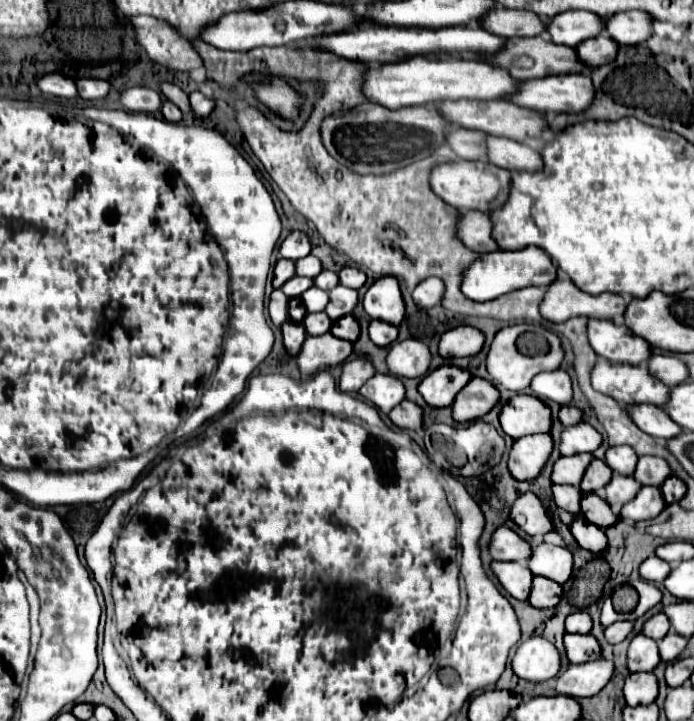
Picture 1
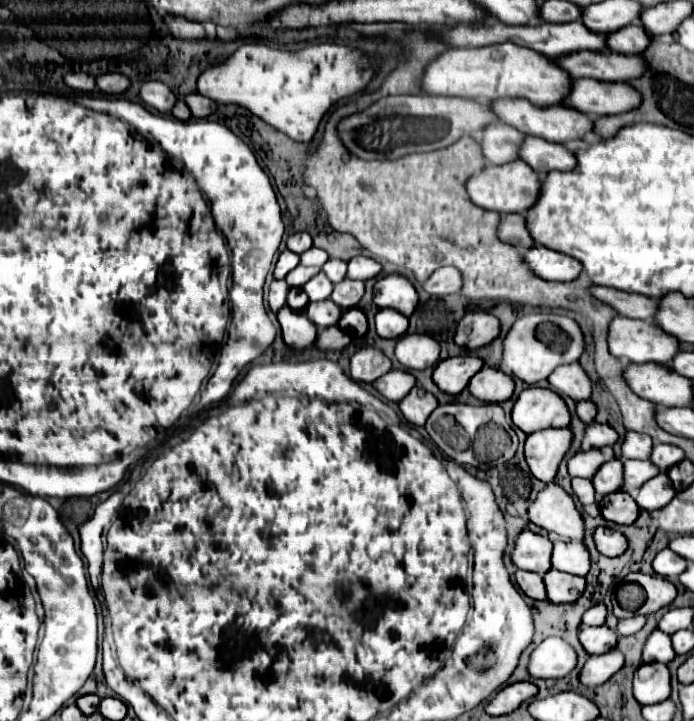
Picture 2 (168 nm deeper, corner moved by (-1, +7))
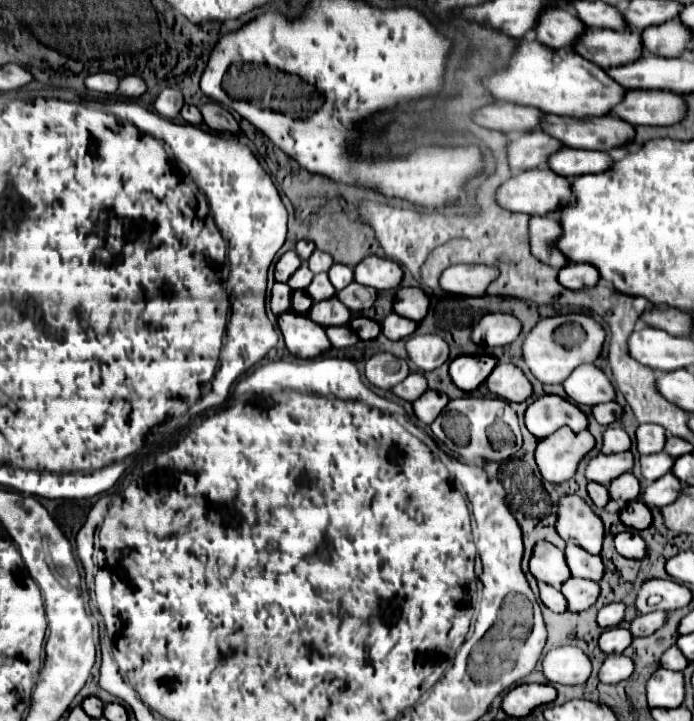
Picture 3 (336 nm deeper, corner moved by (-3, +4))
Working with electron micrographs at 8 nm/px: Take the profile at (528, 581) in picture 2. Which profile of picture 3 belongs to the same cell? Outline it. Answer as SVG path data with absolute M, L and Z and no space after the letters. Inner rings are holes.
M538 582L538 590L540 590L540 600L544 606L548 606L552 612L564 612L566 604L564 604L564 596L558 588Z

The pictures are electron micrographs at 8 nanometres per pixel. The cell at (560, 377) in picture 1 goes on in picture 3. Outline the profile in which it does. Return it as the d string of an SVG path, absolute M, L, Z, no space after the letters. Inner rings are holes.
M584 364L578 366L564 382L562 382L568 398L572 398L576 404L600 404L600 402L610 402L614 400L614 388L606 374L594 366L594 364Z

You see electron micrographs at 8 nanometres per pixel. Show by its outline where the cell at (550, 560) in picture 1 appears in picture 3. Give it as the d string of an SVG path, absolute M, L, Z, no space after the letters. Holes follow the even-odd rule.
M568 544L564 550L564 556L566 556L566 564L568 564L572 576L588 578L588 580L596 580L596 582L602 578L604 564L602 564L600 556L594 556L576 544Z

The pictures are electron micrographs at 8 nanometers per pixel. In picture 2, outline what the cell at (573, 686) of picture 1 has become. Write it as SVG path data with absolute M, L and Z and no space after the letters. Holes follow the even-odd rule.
M618 649L608 651L606 655L590 655L590 659L586 661L582 673L580 673L580 681L588 687L596 687L606 683L618 669L622 669L624 665L624 657Z

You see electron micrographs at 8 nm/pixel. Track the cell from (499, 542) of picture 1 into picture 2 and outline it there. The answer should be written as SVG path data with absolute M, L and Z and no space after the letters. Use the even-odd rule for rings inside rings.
M522 531L516 539L516 547L512 553L512 561L518 569L534 571L534 573L548 573L552 569L550 565L550 549L552 543L548 537L536 535L532 531Z

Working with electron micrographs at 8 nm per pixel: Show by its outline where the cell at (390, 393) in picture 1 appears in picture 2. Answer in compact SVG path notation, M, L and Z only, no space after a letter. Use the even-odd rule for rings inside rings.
M392 369L390 373L374 381L374 387L390 401L402 401L402 397L406 397L414 385L416 377L408 371L398 371L398 369Z

